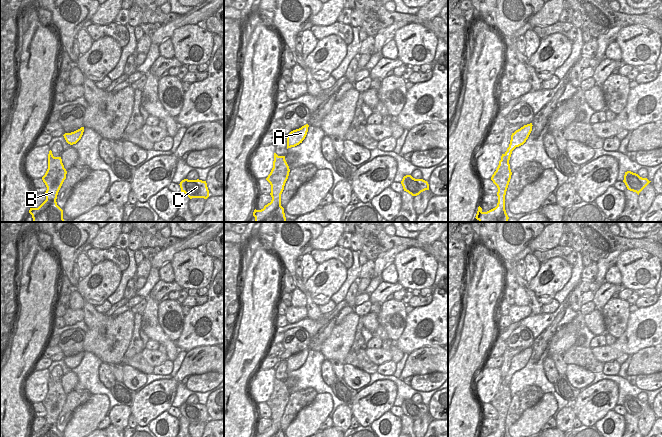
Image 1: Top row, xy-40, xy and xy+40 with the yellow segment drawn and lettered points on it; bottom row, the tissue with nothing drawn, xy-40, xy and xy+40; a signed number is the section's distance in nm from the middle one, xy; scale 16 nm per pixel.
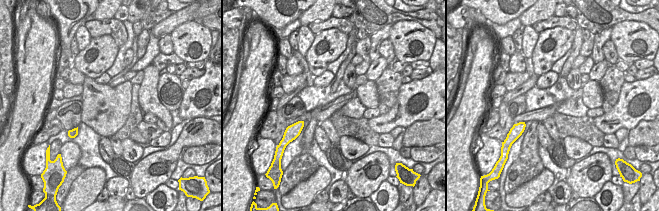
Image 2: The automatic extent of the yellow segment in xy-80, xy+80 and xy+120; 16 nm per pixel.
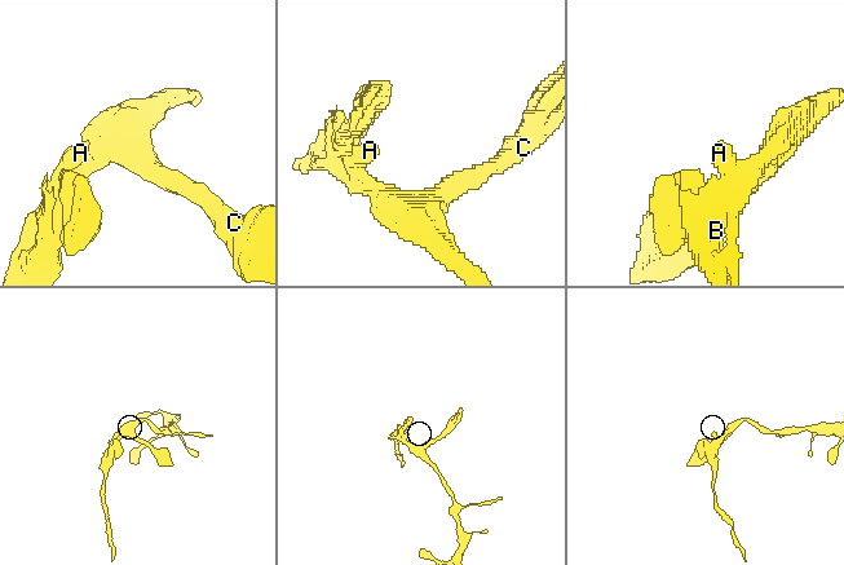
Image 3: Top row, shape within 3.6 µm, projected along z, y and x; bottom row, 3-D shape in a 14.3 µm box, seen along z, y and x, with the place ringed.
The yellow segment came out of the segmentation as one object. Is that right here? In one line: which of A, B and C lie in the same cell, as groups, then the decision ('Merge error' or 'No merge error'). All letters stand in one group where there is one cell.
Groups: A C / B. Merge error

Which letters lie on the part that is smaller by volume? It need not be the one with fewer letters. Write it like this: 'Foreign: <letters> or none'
Foreign: B

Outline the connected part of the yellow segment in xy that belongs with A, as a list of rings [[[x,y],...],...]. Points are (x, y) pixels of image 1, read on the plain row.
[[[306,348],[299,353],[291,355],[287,359],[287,373],[291,371],[295,371],[300,367],[302,367],[302,365],[305,363],[307,359],[308,351],[309,349]]]

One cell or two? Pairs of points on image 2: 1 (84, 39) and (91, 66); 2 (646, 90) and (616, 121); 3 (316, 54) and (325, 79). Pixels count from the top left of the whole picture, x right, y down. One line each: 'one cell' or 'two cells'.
1: two cells
2: one cell
3: two cells

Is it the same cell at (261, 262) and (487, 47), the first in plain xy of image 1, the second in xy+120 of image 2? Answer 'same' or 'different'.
same

